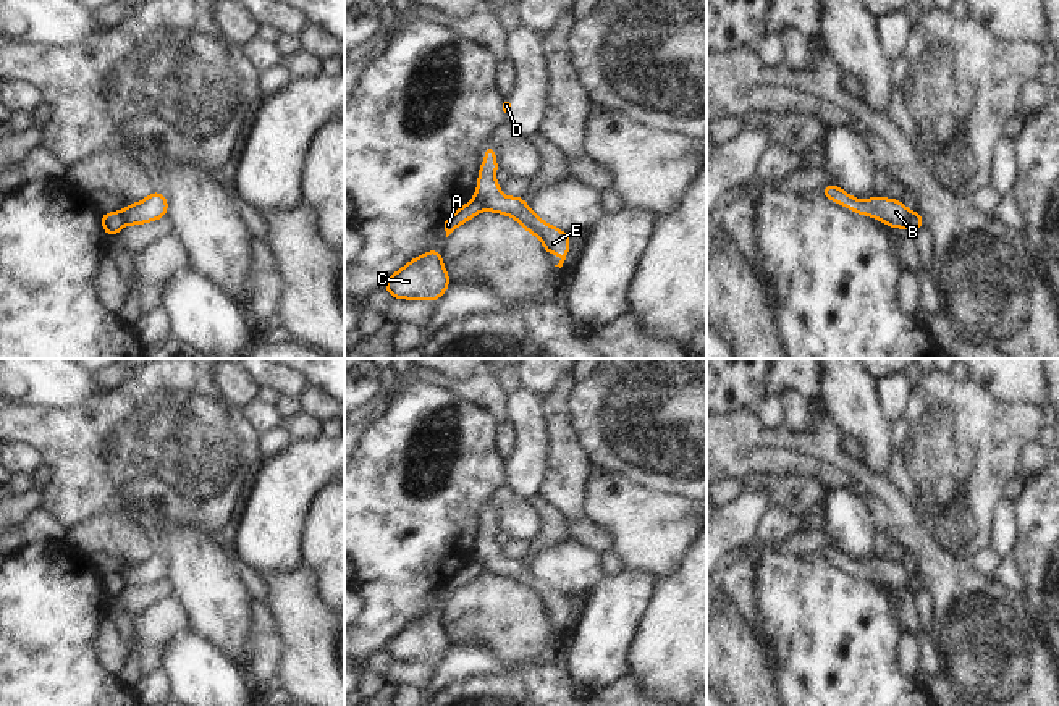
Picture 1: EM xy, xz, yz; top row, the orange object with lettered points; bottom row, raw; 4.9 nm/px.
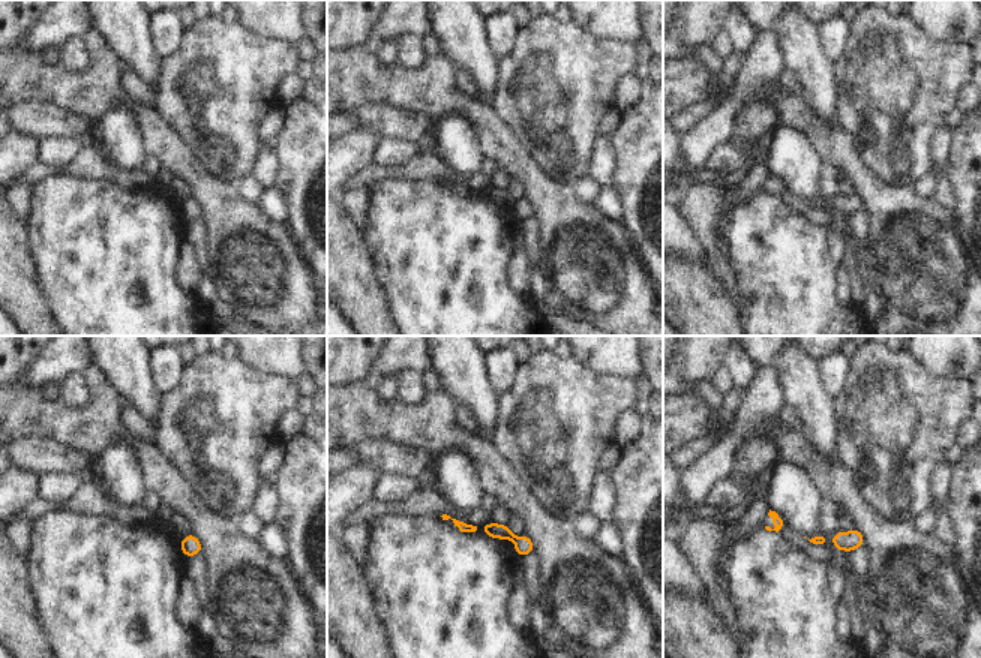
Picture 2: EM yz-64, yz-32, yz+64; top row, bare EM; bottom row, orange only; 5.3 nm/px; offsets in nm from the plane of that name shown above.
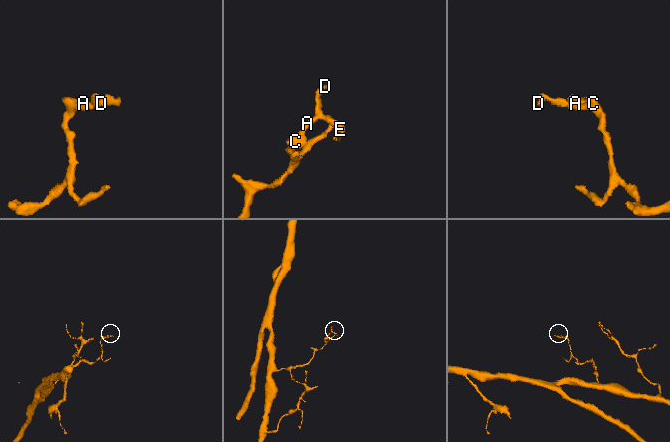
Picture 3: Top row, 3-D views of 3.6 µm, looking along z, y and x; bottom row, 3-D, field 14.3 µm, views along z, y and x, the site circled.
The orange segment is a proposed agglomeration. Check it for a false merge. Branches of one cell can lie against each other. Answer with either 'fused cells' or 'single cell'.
fused cells

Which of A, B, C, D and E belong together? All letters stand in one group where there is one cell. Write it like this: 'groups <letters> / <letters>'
groups A C / B D E

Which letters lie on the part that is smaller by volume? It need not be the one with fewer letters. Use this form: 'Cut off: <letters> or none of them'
Cut off: B, D, E

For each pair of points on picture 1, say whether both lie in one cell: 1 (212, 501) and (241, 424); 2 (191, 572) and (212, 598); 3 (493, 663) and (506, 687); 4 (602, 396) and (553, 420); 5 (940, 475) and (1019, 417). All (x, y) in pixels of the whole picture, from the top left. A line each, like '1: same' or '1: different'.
1: same
2: same
3: different
4: different
5: same

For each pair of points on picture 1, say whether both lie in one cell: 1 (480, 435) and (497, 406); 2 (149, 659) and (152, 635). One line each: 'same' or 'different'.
1: different
2: same

